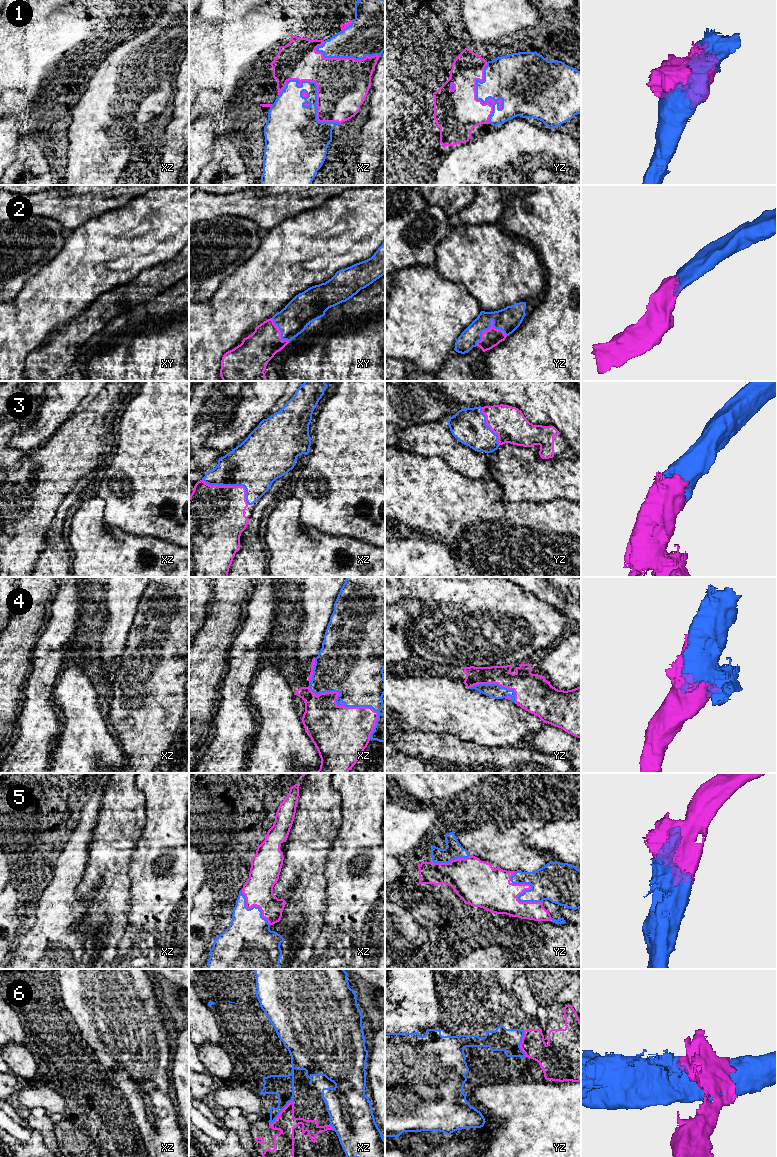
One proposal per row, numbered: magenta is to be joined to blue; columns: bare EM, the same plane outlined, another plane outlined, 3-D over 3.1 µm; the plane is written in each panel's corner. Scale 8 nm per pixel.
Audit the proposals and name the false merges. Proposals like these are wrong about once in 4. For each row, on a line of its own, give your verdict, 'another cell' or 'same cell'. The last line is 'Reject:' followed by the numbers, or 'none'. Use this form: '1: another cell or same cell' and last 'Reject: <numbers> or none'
1: same cell
2: same cell
3: same cell
4: same cell
5: same cell
6: another cell
Reject: 6

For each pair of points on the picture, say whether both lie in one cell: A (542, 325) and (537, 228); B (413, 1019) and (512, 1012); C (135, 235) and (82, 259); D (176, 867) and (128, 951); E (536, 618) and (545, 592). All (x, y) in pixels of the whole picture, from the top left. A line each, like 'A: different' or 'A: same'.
A: same
B: same
C: same
D: same
E: different

